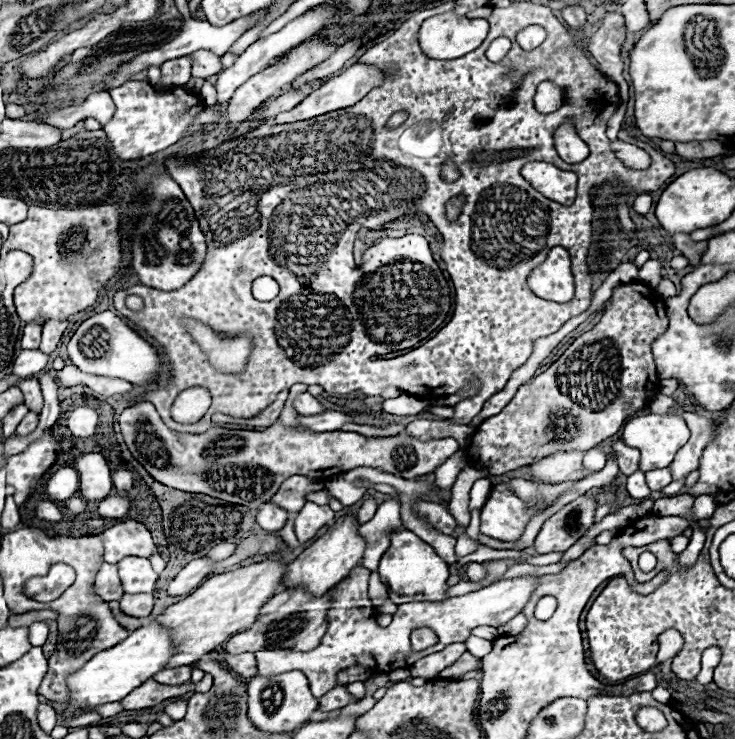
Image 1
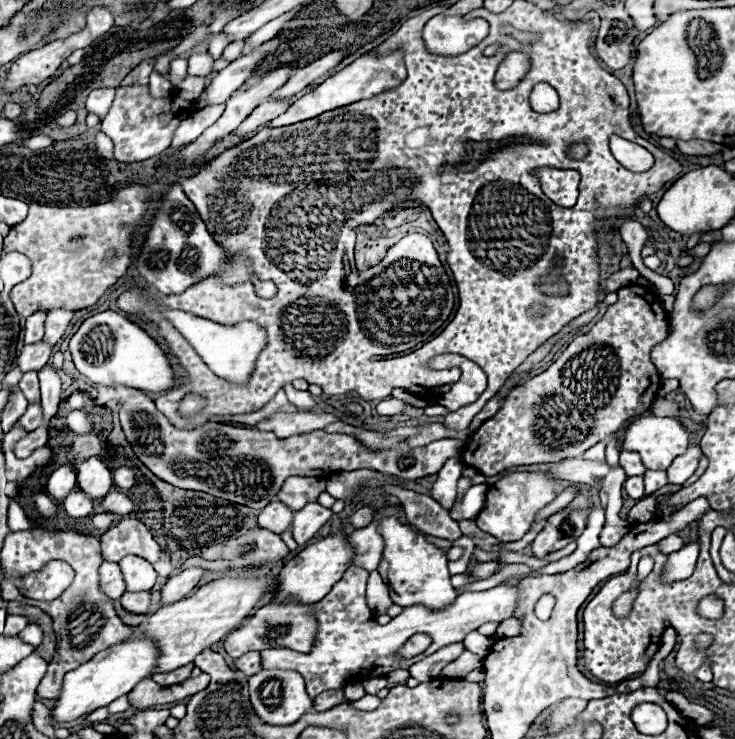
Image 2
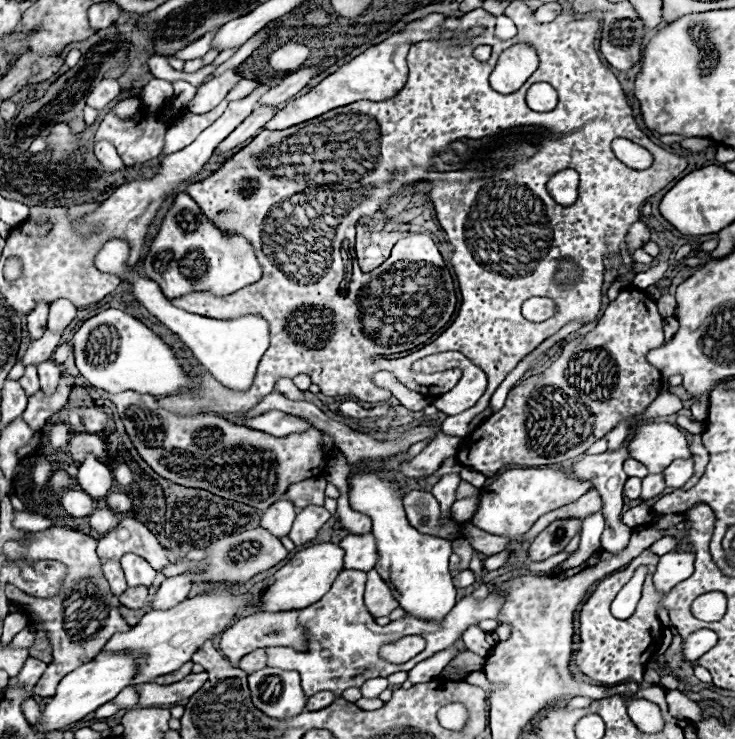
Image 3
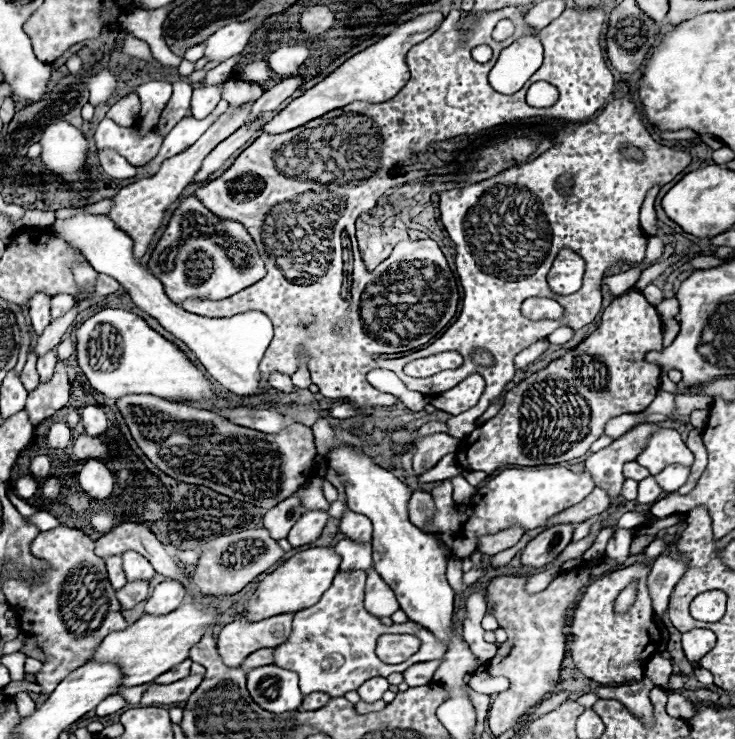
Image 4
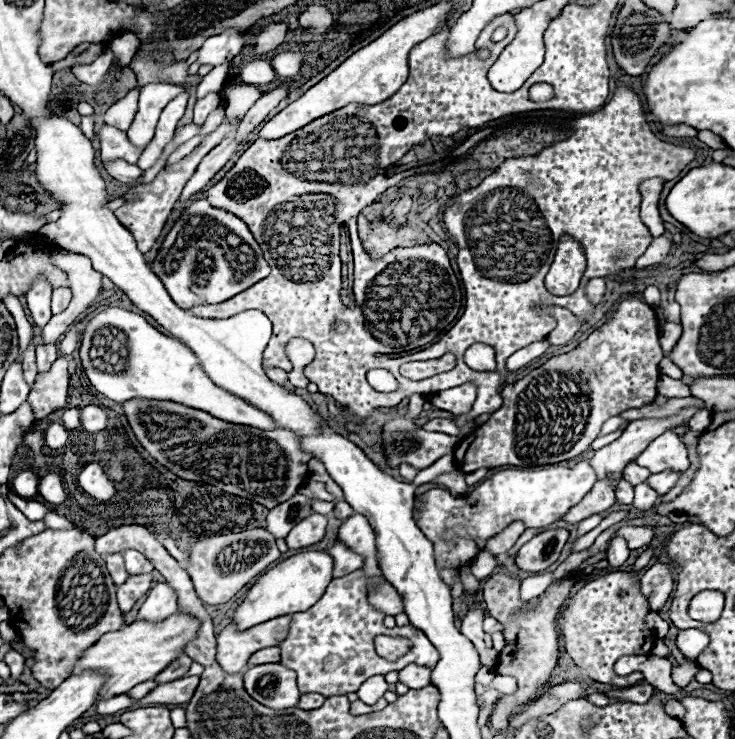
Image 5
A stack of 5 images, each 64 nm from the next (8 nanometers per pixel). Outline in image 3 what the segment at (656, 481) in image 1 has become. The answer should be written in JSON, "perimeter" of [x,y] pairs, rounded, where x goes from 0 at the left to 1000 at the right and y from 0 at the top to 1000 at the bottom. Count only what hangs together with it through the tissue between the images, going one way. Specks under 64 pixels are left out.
{"perimeter":[[[882,641],[879,647],[873,647],[873,668],[871,668],[871,677],[873,679],[882,679],[882,677],[890,677],[895,668],[901,668],[903,663],[903,650],[901,650],[901,641]]]}

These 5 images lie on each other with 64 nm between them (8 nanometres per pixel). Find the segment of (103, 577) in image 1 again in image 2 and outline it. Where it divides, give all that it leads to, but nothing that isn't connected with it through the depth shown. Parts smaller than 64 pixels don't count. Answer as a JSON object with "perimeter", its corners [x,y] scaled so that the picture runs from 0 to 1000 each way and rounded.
{"perimeter":[[[139,760],[136,790],[139,790],[141,804],[152,812],[161,812],[171,801],[171,788],[169,788],[163,766],[158,760]]]}

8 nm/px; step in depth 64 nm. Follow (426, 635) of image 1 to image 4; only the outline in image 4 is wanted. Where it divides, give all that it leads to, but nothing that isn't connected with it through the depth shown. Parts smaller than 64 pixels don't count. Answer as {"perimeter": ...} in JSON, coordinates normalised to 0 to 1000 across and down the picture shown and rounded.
{"perimeter":[[[522,858],[522,861],[514,863],[512,885],[522,896],[541,899],[544,893],[552,893],[555,888],[561,888],[561,882],[566,882],[566,877],[569,877],[569,863],[566,861],[558,861],[558,858]]]}

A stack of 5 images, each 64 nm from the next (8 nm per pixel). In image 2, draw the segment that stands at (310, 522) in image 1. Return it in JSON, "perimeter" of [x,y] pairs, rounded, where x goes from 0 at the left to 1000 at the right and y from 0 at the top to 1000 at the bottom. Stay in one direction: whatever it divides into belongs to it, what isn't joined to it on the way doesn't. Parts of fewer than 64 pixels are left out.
{"perimeter":[[[422,679],[416,682],[411,690],[403,693],[400,698],[400,709],[397,709],[397,725],[405,736],[419,733],[422,728],[427,728],[427,723],[452,701],[452,690]]]}

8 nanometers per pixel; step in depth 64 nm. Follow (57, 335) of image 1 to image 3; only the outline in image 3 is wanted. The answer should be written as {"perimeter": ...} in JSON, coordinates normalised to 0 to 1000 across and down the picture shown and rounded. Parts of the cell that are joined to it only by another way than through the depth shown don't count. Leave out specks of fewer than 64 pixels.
{"perimeter":[[[82,403],[82,406],[73,406],[68,411],[68,428],[65,428],[65,444],[71,447],[87,447],[103,428],[106,417],[90,406],[90,403]]]}

